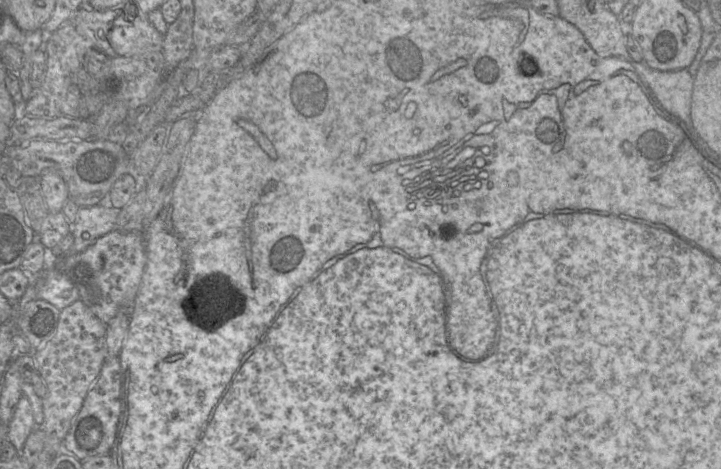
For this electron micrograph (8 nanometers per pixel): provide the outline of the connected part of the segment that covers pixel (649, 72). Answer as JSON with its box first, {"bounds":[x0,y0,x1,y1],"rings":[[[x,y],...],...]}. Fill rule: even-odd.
{"bounds":[631,63,695,137],"rings":[[[631,63],[642,76],[661,107],[671,116],[681,121],[693,137],[695,133],[691,119],[693,77],[685,69],[659,71],[646,63]]]}

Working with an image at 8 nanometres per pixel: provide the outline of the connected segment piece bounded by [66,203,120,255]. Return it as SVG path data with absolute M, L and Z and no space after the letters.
M107 203L79 207L71 226L74 243L66 254L83 252L99 237L114 230L119 211Z

